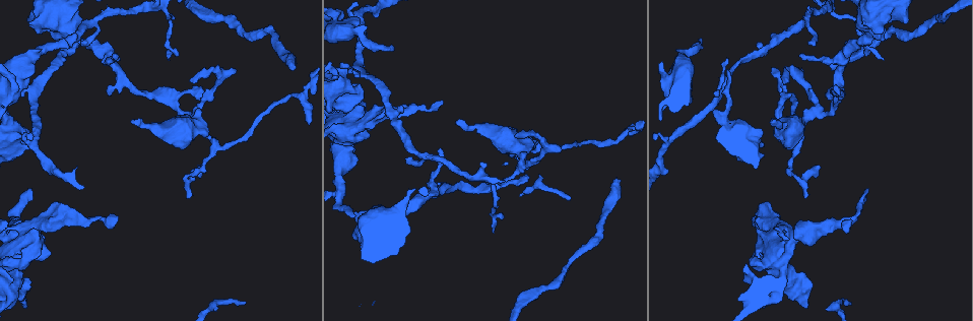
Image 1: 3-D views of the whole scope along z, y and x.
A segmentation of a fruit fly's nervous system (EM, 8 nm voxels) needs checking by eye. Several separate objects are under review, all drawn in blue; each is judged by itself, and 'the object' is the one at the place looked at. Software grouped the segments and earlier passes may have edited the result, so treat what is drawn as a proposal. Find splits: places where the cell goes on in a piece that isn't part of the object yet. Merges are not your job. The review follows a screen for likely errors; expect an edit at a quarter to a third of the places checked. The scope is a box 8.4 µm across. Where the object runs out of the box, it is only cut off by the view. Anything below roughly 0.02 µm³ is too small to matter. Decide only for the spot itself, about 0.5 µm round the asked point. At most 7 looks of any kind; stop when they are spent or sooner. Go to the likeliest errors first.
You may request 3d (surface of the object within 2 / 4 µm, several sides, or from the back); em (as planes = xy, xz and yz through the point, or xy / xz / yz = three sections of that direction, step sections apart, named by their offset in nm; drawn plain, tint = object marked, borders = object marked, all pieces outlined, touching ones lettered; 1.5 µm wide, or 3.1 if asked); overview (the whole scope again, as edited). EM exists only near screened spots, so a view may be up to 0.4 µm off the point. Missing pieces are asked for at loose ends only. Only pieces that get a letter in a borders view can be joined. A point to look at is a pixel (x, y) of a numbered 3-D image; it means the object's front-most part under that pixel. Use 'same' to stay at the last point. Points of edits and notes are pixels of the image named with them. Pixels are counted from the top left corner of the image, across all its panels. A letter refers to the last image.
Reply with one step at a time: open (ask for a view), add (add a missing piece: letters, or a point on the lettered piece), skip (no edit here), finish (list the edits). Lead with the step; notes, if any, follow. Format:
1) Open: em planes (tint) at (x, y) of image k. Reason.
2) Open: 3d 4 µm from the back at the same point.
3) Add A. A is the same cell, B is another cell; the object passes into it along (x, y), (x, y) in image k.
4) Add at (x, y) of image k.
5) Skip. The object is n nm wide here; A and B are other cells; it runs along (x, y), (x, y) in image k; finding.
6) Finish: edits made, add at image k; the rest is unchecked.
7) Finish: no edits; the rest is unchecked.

Open: em xz step 8 (borders) at (390, 46) of image 1. Free end.

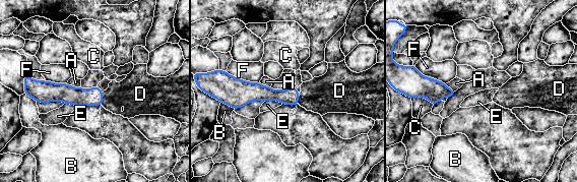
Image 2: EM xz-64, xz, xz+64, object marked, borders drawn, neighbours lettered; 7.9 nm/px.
Add D. The object is 130 nm wide here; D is the same cell, A, B, C, E and F are other cells; it goes on there.

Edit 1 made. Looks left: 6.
Open: overview.

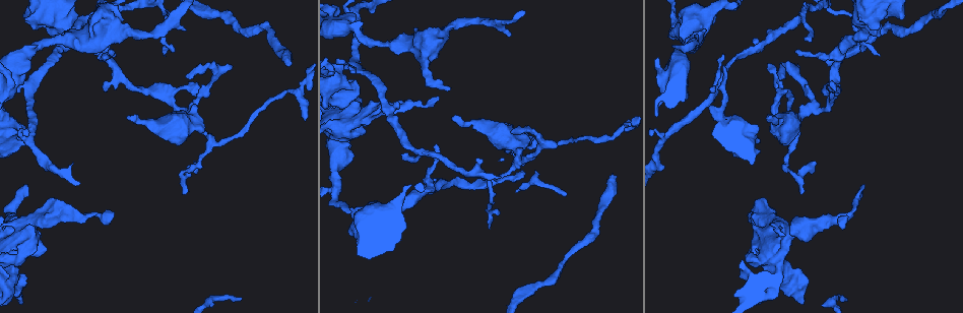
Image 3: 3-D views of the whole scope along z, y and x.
Open: 3d 2 µm at (25, 186) of image 3. An open end.

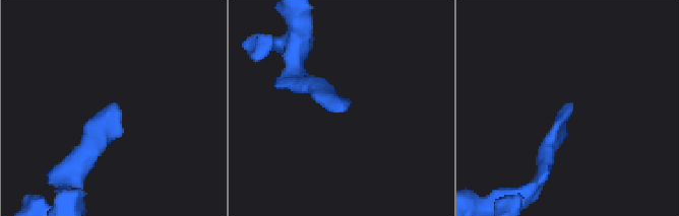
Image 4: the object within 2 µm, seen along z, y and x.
Open: em xz step 8 (borders) at (115, 104) of image 4. Now the EM.

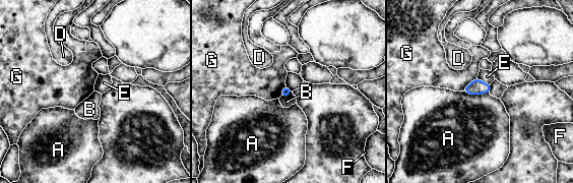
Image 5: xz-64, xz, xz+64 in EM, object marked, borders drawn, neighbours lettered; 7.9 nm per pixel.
Open: em planes (borders) at the same point. Another direction.

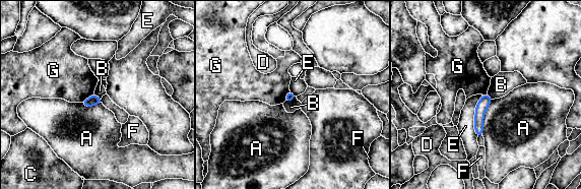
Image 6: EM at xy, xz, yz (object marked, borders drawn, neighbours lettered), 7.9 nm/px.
Skip. A, B, C, D, E, F and G are other cells; a border runs along (296, 97), (284, 102) in image 6; none of them fits.

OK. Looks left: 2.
Open: 3d 2 µm from the back at (488, 227) of image 3. Long arm stops here.

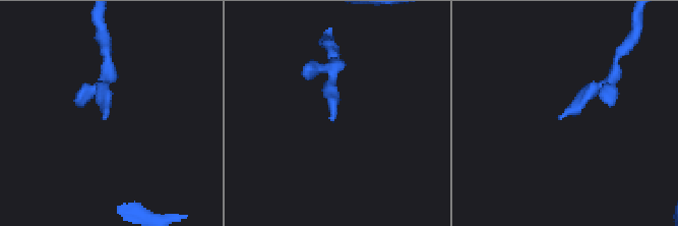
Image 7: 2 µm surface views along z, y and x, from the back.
Open: em planes (borders) at (564, 115) of image 7.

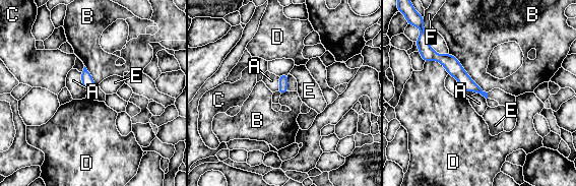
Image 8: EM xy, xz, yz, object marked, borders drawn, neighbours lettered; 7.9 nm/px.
Skip. The object is 70 nm wide here; A, B, C, D, E and F are other cells; it runs along (430, 57), (444, 59), (477, 89) in image 8; none of them fits.

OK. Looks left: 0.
Finish: edits made, add at image 2; the rest is unchecked.

